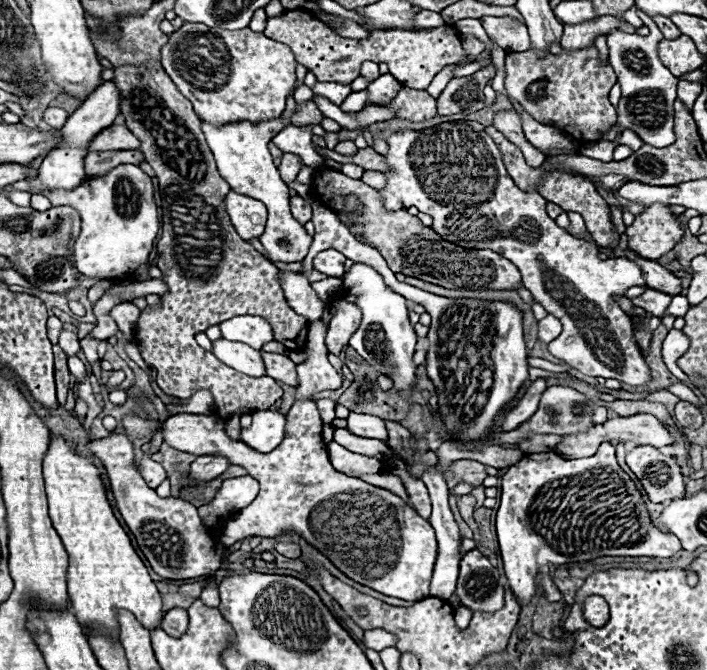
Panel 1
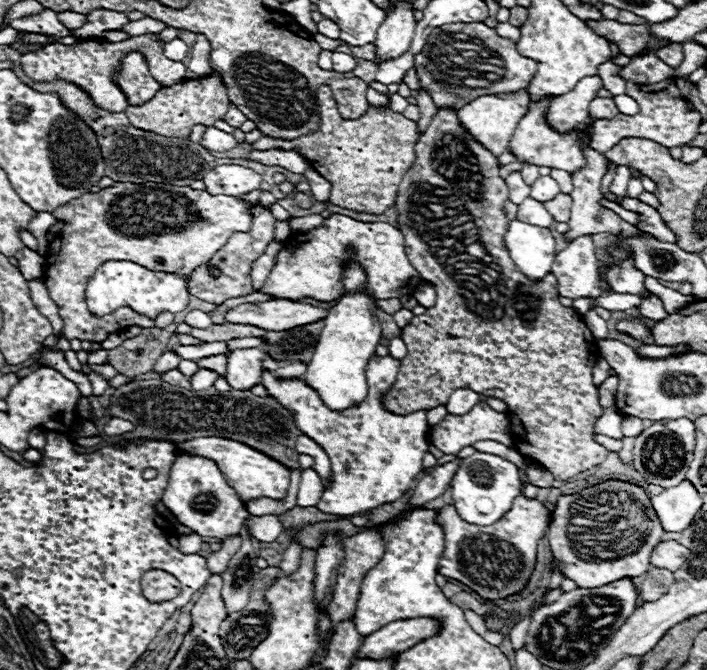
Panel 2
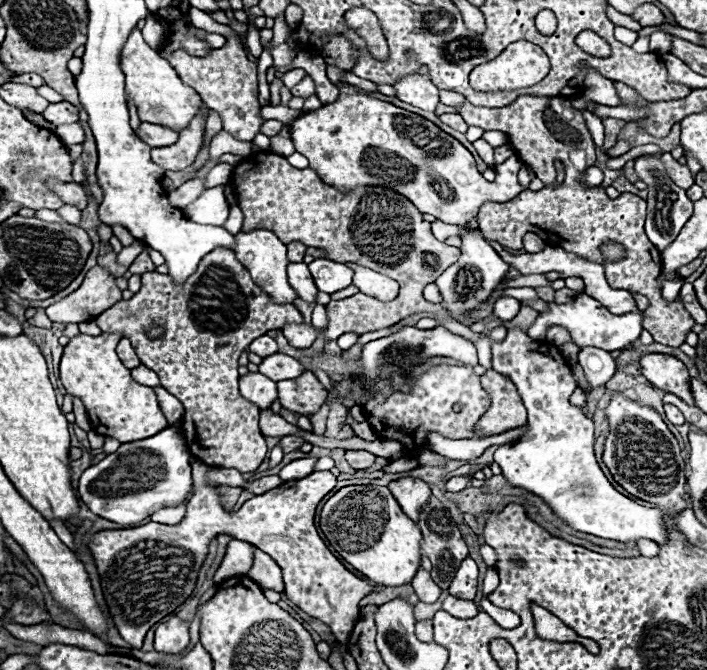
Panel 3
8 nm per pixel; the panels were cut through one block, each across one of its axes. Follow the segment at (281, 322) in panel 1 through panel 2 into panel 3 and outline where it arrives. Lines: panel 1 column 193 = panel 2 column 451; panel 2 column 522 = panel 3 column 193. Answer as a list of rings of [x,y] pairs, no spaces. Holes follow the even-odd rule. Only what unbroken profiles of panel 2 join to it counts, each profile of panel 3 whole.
[[[216,248],[206,254],[198,266],[198,270],[180,286],[176,288],[168,274],[146,272],[142,274],[142,288],[130,300],[116,302],[110,310],[102,312],[94,322],[102,328],[102,332],[120,332],[132,342],[140,362],[154,370],[160,378],[160,384],[174,394],[182,406],[184,416],[180,422],[182,436],[190,448],[190,452],[208,466],[218,468],[236,468],[240,474],[254,472],[264,456],[266,456],[266,442],[258,430],[258,408],[250,406],[240,392],[238,392],[238,358],[240,352],[250,346],[250,342],[268,330],[278,330],[286,322],[302,322],[302,316],[296,306],[292,304],[272,304],[270,298],[256,286],[248,274],[248,270],[236,260],[234,252],[228,248]],[[152,324],[162,324],[166,336],[158,340],[150,340],[144,336],[144,330]]]

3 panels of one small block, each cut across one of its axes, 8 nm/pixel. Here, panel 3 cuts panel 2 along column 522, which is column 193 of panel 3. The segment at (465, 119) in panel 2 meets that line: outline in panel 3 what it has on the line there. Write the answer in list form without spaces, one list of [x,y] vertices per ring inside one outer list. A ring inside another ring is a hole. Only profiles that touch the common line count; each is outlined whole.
[[[134,26],[134,32],[130,32],[122,48],[120,68],[126,76],[126,96],[138,108],[138,116],[142,122],[184,130],[188,122],[198,114],[202,106],[200,96],[190,86],[184,86],[184,82],[178,78],[176,70],[168,64],[168,60],[164,60],[156,50],[152,50],[144,42],[138,26]]]

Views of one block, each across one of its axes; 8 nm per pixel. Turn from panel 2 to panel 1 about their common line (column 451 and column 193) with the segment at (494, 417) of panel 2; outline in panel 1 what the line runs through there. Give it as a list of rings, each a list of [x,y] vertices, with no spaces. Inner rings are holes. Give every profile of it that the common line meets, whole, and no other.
[[[322,320],[310,324],[306,360],[296,366],[296,402],[288,414],[286,438],[272,452],[262,454],[244,442],[228,438],[224,434],[224,420],[212,414],[170,416],[164,422],[164,442],[194,456],[224,456],[230,464],[246,468],[248,474],[260,482],[258,498],[220,530],[218,538],[224,546],[232,546],[254,534],[278,538],[284,532],[296,532],[352,580],[392,598],[420,602],[430,596],[428,584],[438,554],[434,528],[396,494],[384,488],[366,486],[368,482],[334,470],[328,460],[326,444],[322,442],[322,418],[314,396],[324,390],[340,388],[342,376],[328,362],[324,336],[326,328]]]

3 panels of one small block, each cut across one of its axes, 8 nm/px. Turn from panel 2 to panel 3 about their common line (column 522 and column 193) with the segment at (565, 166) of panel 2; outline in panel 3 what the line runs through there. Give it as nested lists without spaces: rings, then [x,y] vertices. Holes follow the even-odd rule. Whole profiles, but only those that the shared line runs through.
[[[202,106],[200,114],[186,126],[186,130],[180,132],[180,138],[176,144],[166,146],[166,148],[152,148],[152,160],[164,170],[188,168],[204,146],[206,114],[208,114],[208,108]]]

